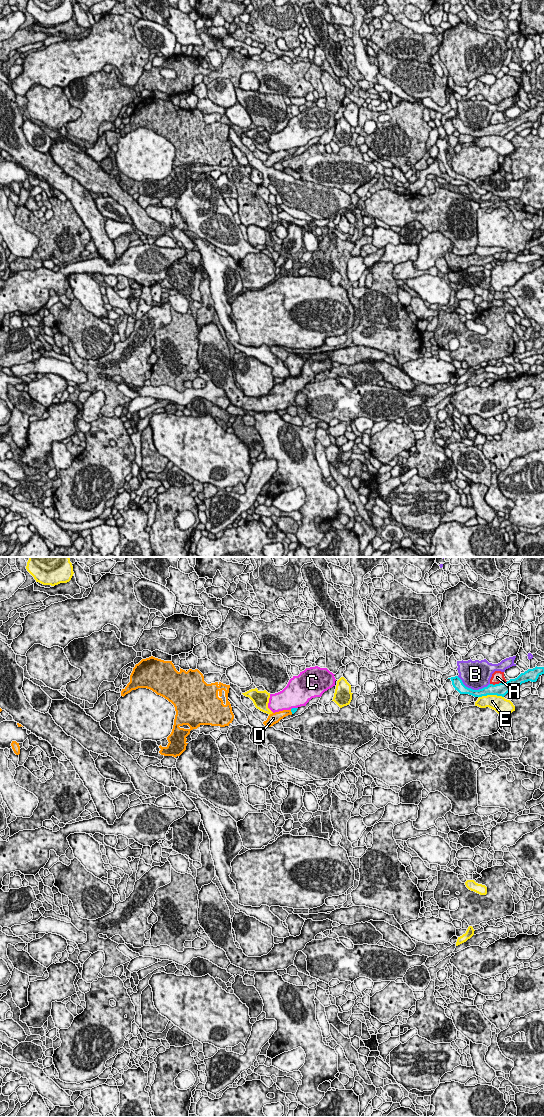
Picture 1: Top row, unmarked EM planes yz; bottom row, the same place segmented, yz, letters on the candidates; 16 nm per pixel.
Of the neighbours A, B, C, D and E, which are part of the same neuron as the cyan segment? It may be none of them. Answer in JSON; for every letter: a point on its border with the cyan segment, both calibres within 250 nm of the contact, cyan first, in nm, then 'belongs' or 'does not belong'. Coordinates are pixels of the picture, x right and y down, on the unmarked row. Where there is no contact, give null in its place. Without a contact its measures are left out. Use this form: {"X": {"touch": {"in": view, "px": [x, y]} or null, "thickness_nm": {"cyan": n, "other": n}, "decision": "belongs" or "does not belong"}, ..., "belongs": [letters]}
{"A": {"touch": {"in": "yz", "px": [499, 123]}, "thickness_nm": {"cyan": 220, "other": 190}, "decision": "does not belong"}, "B": {"touch": {"in": "yz", "px": [472, 129]}, "thickness_nm": {"cyan": 160, "other": 460}, "decision": "does not belong"}, "C": {"touch": {"in": "yz", "px": [294, 148]}, "thickness_nm": {"cyan": 90, "other": 440}, "decision": "does not belong"}, "D": {"touch": {"in": "yz", "px": [291, 151]}, "thickness_nm": {"cyan": 90, "other": 160}, "decision": "belongs"}, "E": {"touch": {"in": "yz", "px": [491, 134]}, "thickness_nm": {"cyan": 220, "other": 260}, "decision": "does not belong"}, "belongs": ["D"]}

